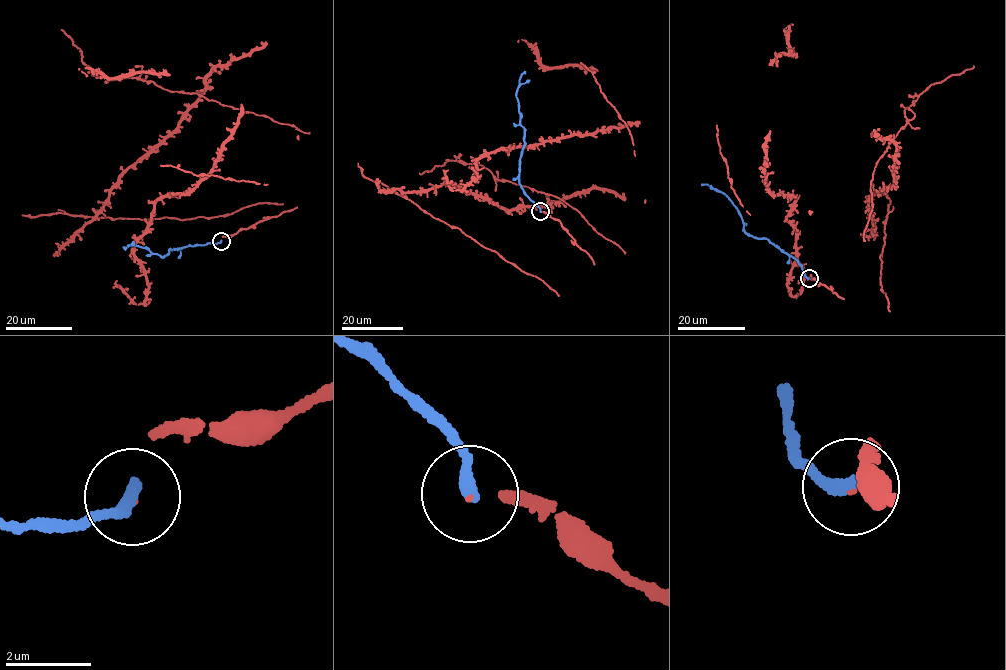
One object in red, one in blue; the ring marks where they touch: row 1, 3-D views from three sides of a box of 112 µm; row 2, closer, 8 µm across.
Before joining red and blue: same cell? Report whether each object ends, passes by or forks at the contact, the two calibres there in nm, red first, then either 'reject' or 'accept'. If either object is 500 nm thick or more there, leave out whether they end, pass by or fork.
red ends there; blue ends there; 50 nm thick on the red side, 320 nm on the other; accept

